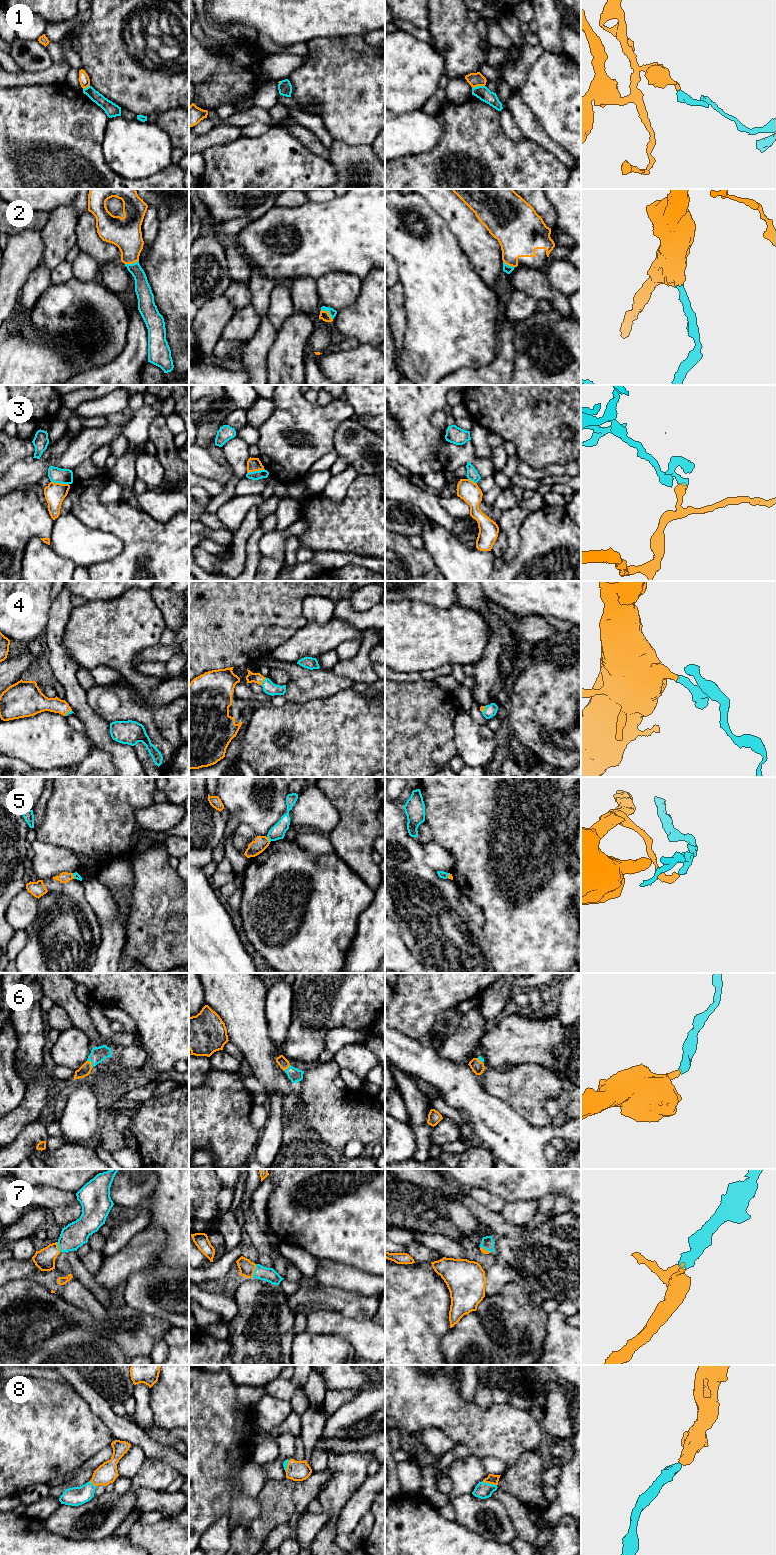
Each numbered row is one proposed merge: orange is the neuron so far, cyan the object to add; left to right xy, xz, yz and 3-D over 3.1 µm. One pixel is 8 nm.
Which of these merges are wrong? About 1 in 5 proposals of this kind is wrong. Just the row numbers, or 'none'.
1, 3, 5

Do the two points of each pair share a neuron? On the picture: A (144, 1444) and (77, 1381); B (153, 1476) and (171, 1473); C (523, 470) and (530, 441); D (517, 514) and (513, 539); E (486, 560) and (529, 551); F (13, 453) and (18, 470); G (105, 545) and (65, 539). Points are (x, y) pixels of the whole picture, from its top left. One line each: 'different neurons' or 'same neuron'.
A: same neuron
B: same neuron
C: different neurons
D: same neuron
E: different neurons
F: different neurons
G: same neuron

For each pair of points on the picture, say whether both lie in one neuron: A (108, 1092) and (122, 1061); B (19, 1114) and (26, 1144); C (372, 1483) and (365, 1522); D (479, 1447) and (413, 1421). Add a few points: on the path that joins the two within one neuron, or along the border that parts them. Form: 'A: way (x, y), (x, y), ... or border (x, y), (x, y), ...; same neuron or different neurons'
A: way (115, 1084), (118, 1069); same neuron
B: border (42, 1116), (29, 1123), (10, 1145); different neurons
C: border (369, 1510), (363, 1515), (353, 1531); different neurons
D: way (463, 1431), (452, 1420), (429, 1420); same neuron

